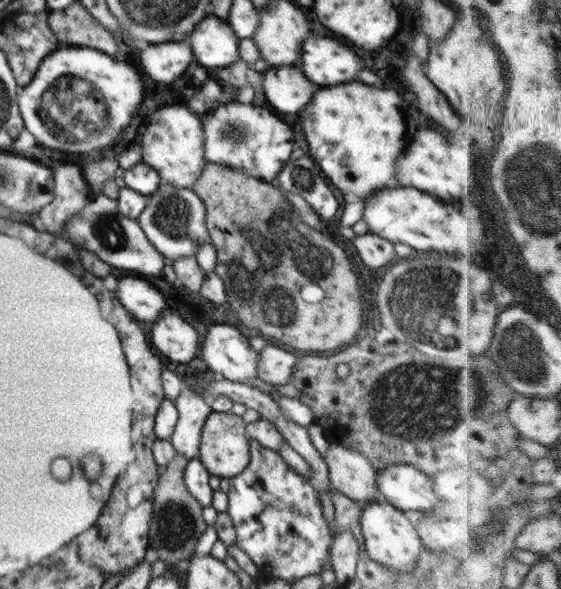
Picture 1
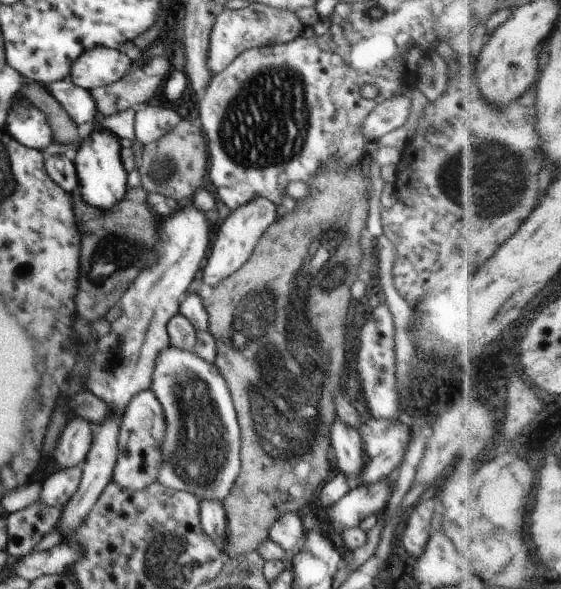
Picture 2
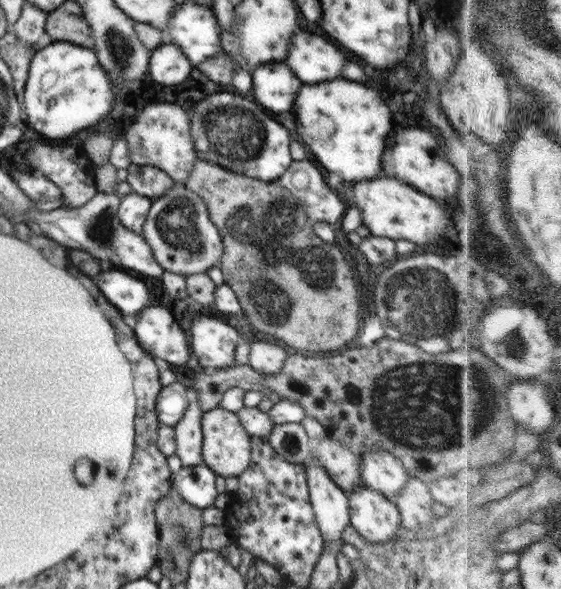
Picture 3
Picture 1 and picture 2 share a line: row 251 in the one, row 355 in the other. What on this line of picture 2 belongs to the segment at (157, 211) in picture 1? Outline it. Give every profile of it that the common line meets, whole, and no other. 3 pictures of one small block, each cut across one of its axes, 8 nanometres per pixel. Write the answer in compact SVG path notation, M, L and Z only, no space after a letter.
M170 345L156 358L150 390L162 406L166 424L161 445L162 461L156 482L170 489L190 492L200 500L215 499L223 502L231 492L241 470L241 431L231 393L218 368L214 363L205 362L192 351Z

